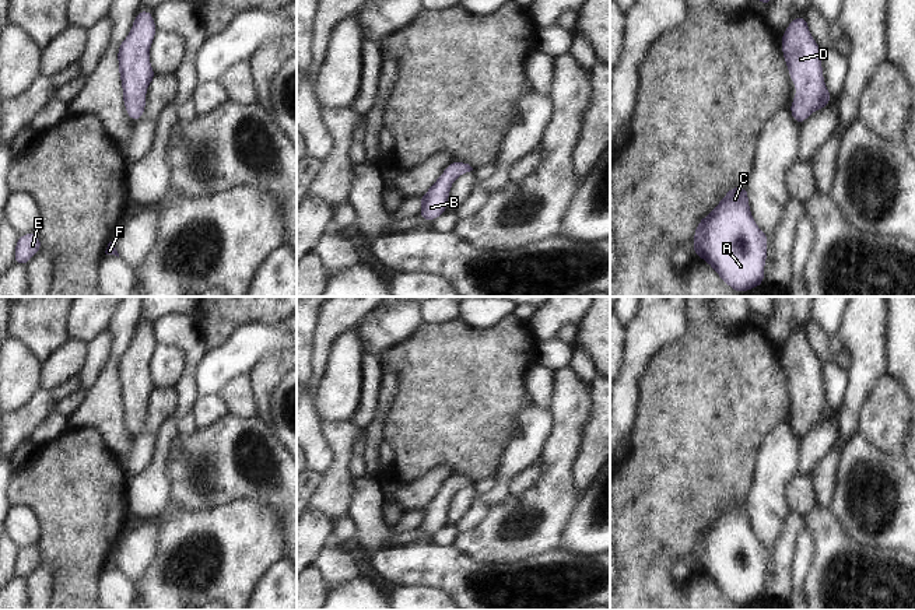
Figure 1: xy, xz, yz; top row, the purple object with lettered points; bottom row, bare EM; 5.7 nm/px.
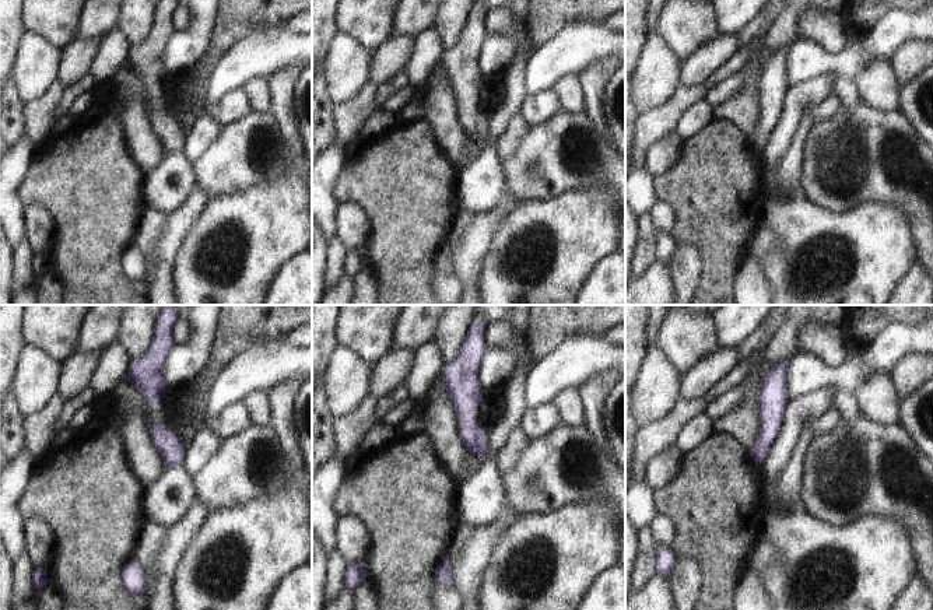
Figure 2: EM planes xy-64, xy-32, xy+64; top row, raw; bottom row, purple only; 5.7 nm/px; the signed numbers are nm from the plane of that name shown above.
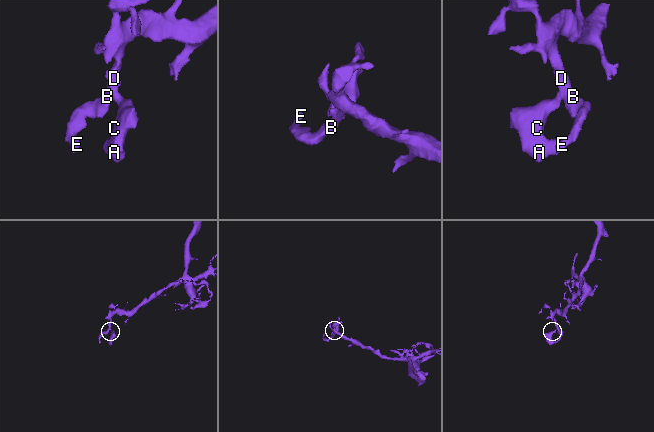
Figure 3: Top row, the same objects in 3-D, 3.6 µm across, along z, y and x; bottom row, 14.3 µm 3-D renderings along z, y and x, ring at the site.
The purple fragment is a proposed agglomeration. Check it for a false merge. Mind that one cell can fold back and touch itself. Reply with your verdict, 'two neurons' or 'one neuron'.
one neuron

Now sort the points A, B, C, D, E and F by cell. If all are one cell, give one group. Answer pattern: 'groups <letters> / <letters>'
groups A B C D E F

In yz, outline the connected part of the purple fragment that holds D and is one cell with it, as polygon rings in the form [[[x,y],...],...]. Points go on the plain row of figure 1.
[[[795,330],[781,351],[782,368],[790,393],[796,397],[796,411],[790,427],[802,438],[814,424],[825,421],[832,409],[828,406],[821,379],[821,361],[807,341],[807,330]]]

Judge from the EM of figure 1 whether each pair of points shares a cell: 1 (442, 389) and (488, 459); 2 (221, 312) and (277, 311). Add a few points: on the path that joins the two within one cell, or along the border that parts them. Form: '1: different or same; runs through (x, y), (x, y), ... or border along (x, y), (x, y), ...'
1: same; runs through (458, 406), (472, 442)
2: same; runs through (235, 311), (263, 311)

